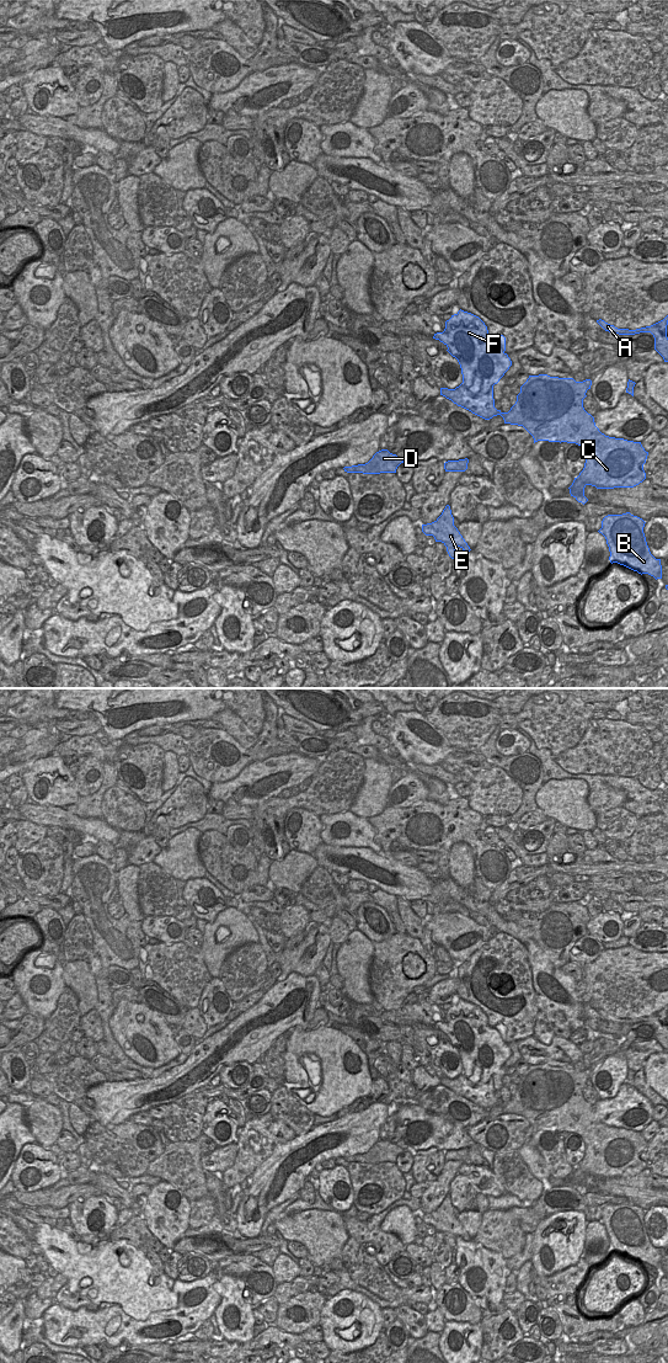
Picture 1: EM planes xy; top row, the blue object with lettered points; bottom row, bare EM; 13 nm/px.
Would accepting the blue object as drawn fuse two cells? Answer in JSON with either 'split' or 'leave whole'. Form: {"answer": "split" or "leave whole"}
{"answer": "split"}

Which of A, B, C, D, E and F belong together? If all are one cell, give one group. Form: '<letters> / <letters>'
A B C D E / F

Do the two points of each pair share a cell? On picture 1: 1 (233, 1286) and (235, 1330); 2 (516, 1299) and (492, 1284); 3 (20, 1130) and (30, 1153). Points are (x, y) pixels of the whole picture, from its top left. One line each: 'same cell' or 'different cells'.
1: same cell
2: different cells
3: different cells

